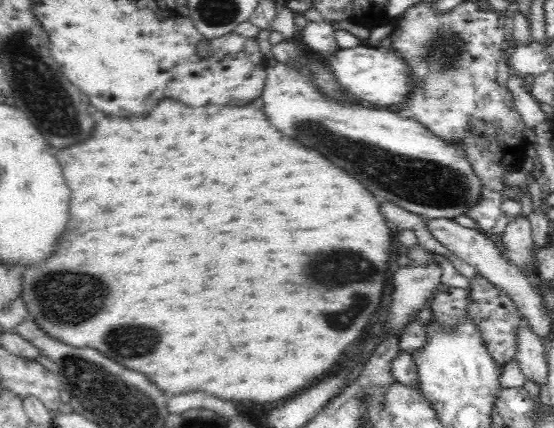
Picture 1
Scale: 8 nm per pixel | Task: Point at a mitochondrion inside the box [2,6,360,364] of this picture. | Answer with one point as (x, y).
(35, 84)

